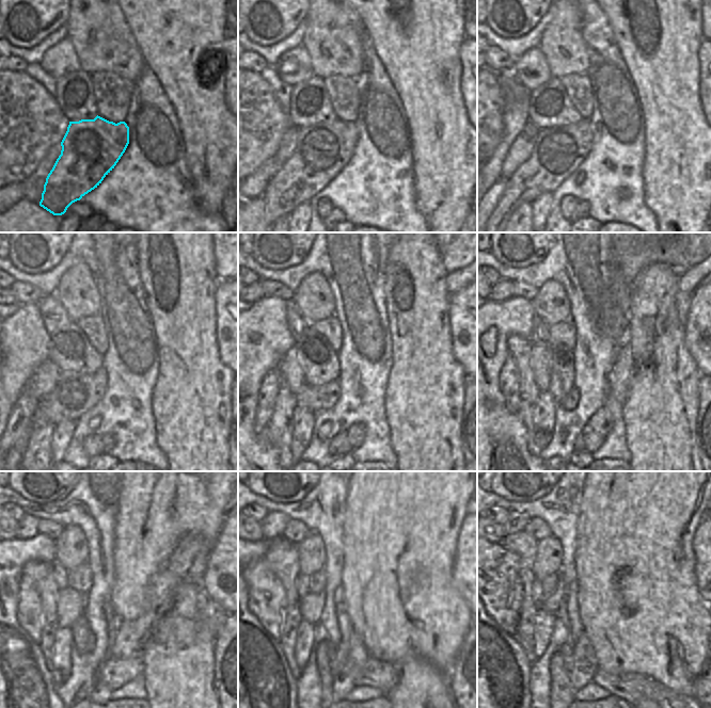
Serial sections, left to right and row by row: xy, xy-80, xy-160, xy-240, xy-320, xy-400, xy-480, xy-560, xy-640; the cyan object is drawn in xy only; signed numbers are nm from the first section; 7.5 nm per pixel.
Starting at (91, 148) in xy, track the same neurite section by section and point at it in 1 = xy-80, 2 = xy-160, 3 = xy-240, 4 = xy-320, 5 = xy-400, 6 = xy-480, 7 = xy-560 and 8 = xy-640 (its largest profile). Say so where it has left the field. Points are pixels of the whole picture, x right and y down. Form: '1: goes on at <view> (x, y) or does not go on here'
1: goes on at xy-80 (322, 150)
2: goes on at xy-160 (558, 150)
3: goes on at xy-240 (75, 393)
4: goes on at xy-320 (314, 398)
5: goes on at xy-400 (570, 401)
6: goes on at xy-480 (91, 641)
7: goes on at xy-560 (331, 649)
8: goes on at xy-640 (567, 650)

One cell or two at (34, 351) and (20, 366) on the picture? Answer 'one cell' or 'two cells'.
one cell

